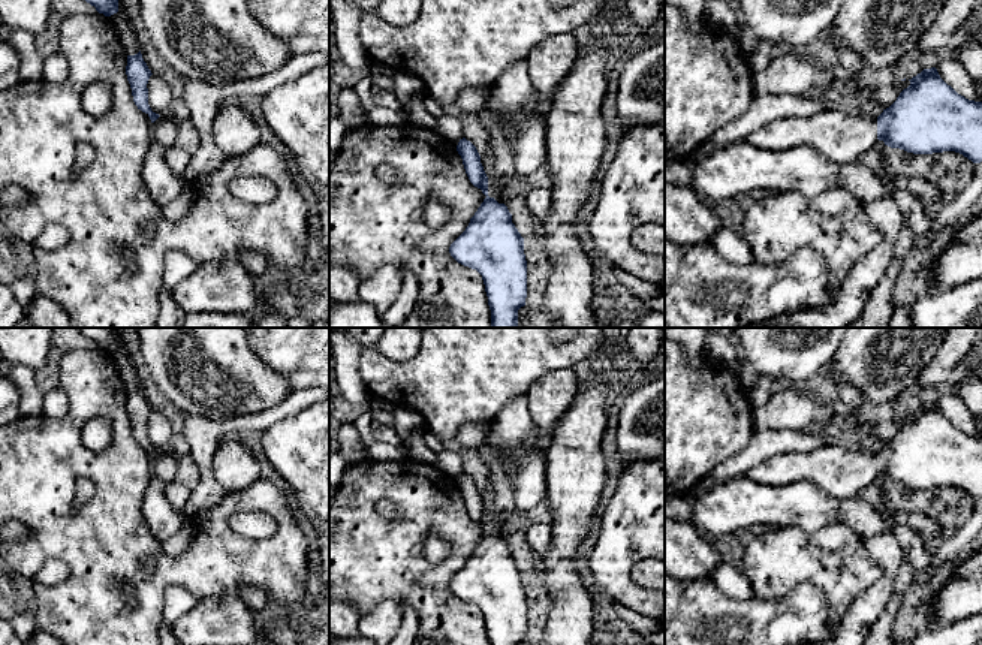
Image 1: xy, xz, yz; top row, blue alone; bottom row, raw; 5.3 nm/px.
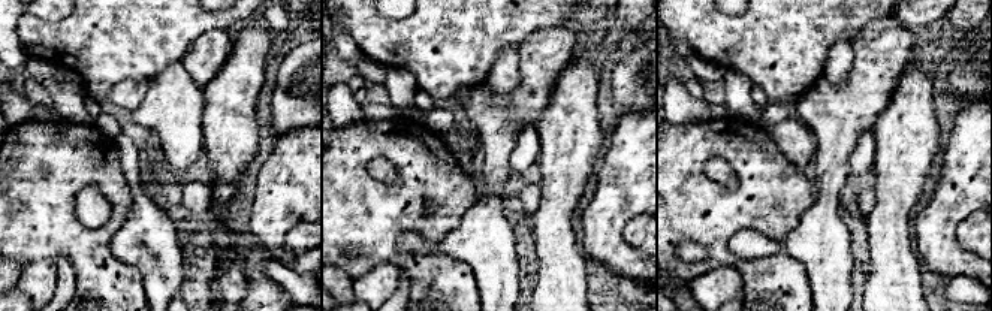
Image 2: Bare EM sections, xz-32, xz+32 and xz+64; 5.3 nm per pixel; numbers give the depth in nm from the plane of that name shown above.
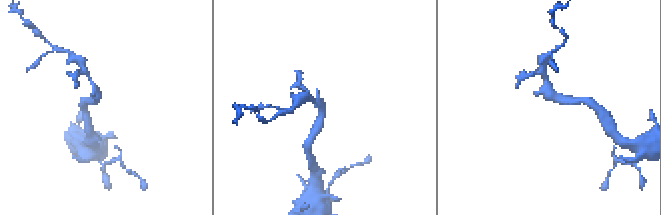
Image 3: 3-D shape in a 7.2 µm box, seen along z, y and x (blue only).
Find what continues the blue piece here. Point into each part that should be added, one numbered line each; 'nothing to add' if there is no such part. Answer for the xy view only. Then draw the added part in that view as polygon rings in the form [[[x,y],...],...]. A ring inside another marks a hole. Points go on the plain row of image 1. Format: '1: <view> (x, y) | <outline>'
1: xy (165, 466) | [[[169,450],[159,452],[151,462],[154,482],[160,486],[175,483],[180,470],[180,459]]]

